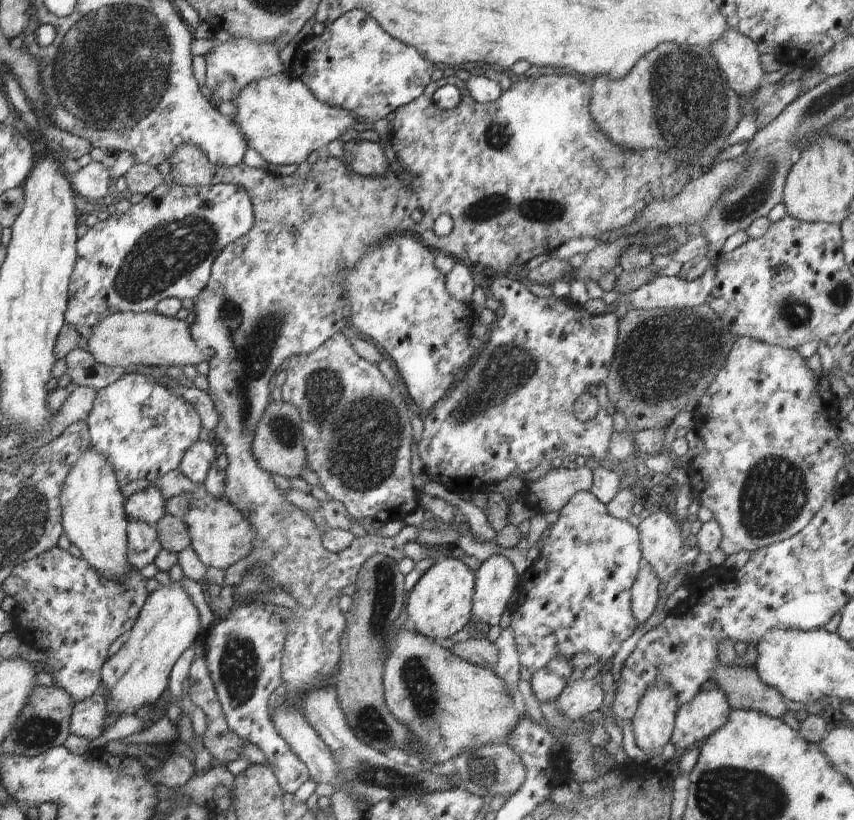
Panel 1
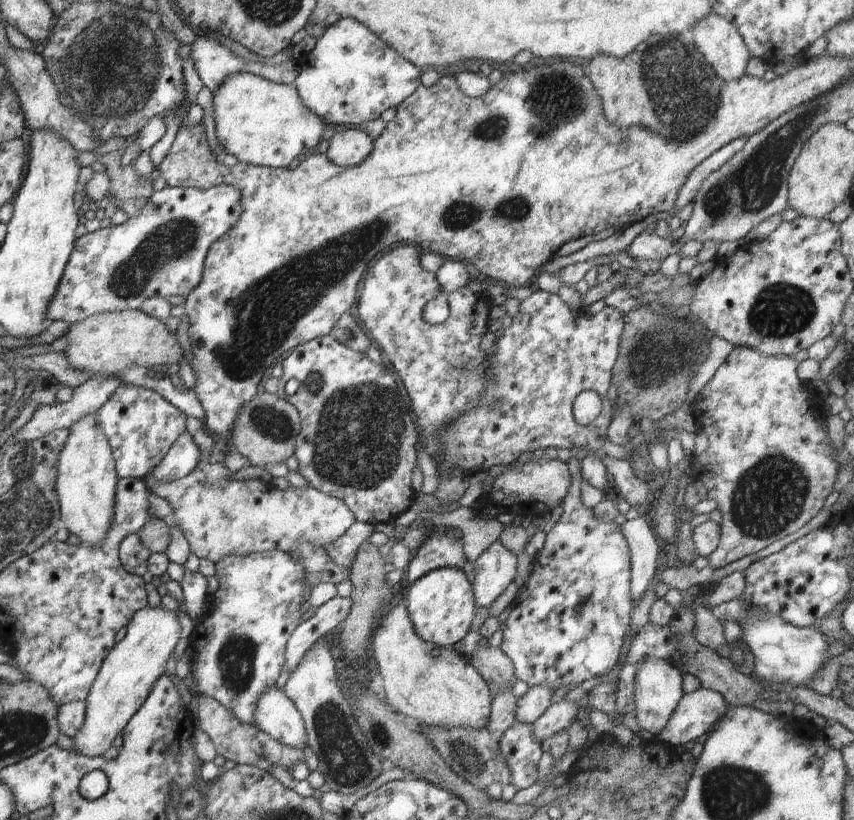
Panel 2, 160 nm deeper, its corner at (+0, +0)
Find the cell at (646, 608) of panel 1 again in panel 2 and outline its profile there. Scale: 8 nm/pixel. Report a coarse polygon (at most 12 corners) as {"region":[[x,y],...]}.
{"region":[[648,517],[620,522],[631,595],[653,581],[662,548]]}

